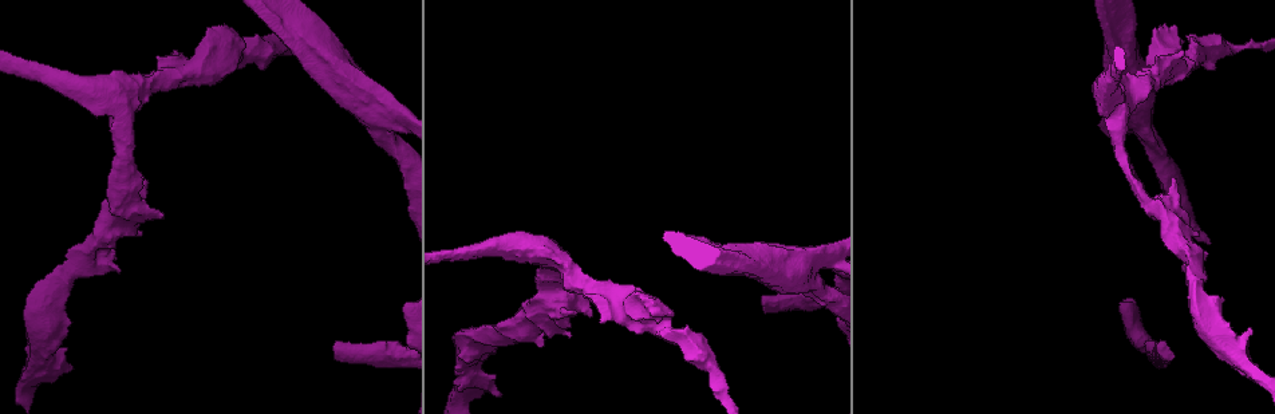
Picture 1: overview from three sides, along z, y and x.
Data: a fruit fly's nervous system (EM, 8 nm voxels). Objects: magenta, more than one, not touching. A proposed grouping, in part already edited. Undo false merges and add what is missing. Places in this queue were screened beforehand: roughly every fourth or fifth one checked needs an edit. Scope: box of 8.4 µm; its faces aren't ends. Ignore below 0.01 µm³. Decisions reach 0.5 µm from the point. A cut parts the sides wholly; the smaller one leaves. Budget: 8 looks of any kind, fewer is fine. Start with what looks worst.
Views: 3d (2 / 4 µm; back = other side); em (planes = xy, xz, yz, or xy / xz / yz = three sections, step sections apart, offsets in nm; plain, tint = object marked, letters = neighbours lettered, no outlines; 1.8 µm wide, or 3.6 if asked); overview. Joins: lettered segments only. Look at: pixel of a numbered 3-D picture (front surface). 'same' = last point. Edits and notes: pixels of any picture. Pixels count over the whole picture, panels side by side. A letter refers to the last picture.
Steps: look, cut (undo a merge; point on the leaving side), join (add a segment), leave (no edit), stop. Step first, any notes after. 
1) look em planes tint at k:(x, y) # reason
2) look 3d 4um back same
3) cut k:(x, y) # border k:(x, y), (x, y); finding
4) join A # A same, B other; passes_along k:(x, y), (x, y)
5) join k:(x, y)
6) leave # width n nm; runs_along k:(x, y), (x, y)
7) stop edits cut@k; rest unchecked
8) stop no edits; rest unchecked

look em xz step 16 tint at 1:(335, 341) # free end

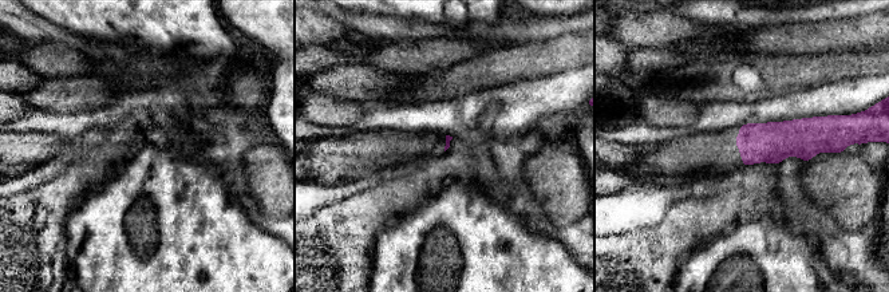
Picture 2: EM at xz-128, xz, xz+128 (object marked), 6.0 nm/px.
look em planes tint same

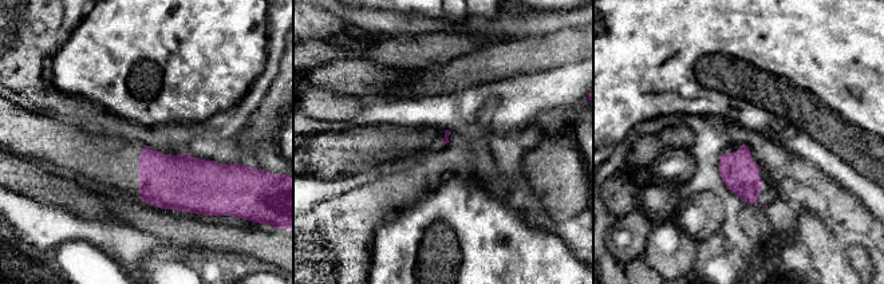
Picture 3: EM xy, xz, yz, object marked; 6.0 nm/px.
look em planes letters same # see the neighbours

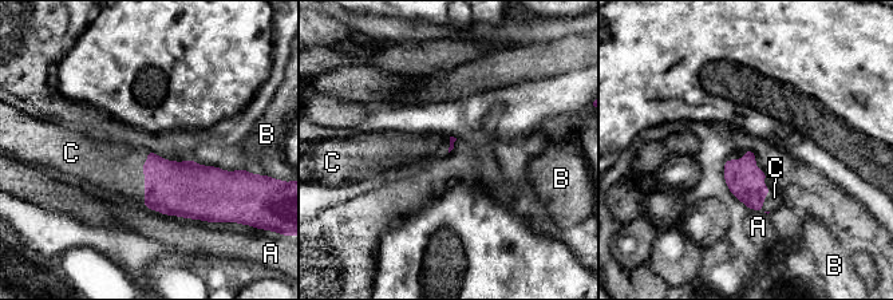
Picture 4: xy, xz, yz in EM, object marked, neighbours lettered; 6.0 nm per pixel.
join C # A other, B other, C same; passes_along 4:(185, 189), (145, 178), (114, 168); the neuron continues

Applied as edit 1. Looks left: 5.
look overview # see it whole again

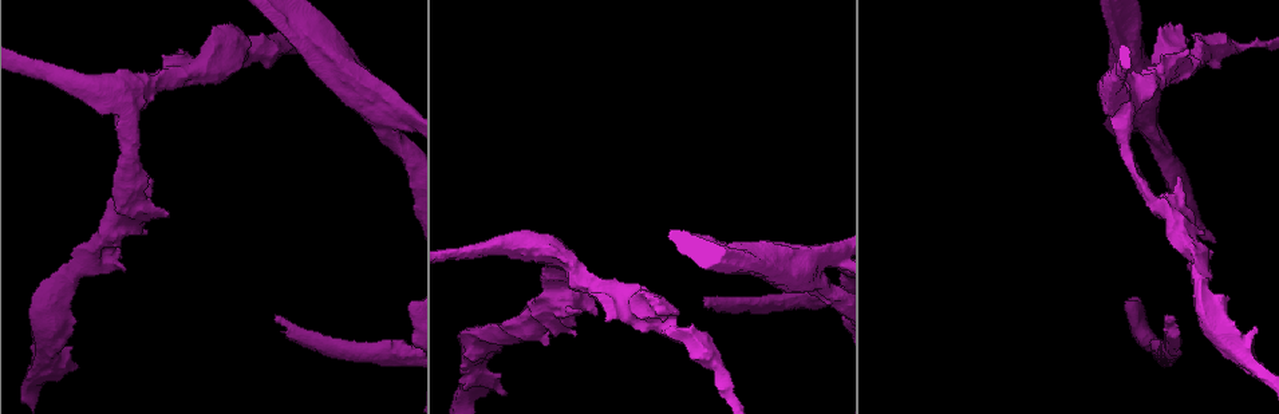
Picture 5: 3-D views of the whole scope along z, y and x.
look em 3.6um planes letters at 5:(553, 297) # looks like a crossing

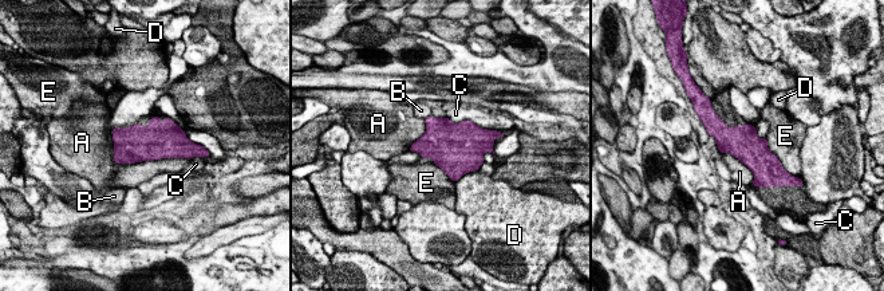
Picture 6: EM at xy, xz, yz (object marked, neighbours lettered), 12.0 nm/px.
leave # width 400 nm; A other, B other, C other, D other, E other; all the same neuron

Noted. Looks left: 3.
look 3d 2um at 5:(722, 384) # sudden change in width

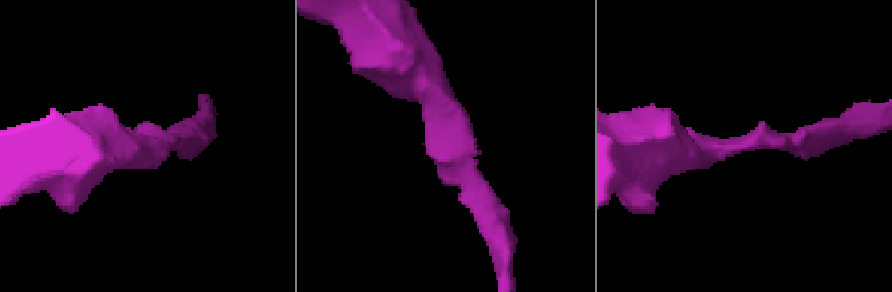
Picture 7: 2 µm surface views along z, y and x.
look em yz step 4 tint at 7:(443, 148) # now the EM

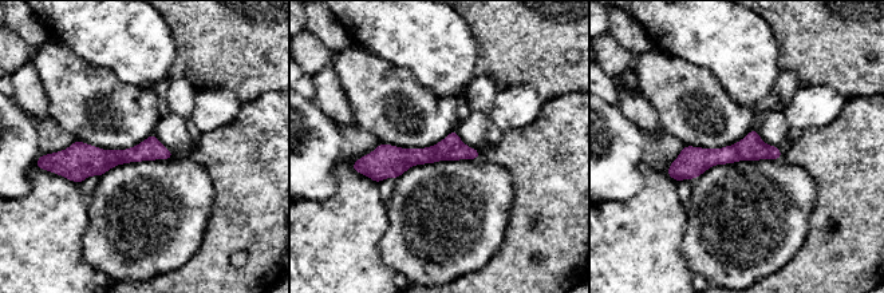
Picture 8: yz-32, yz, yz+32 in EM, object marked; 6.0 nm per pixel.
look em planes letters same # cut it another way

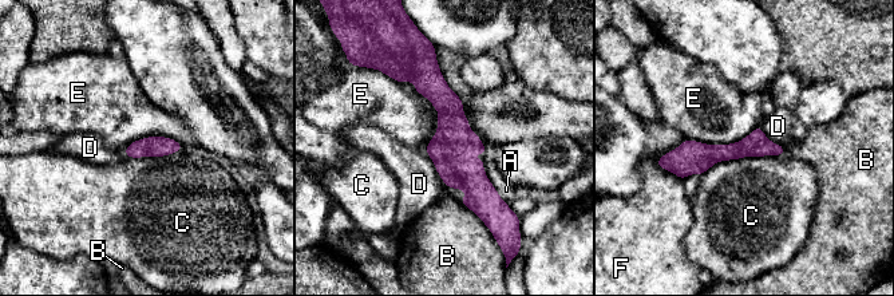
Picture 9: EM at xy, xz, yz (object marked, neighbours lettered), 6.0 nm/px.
leave # A other, B other, C other, D other, E other, F other; border 9:(759, 123), (735, 142), (685, 139); all the same neuron

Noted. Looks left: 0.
stop edits join@4; rest unchecked

